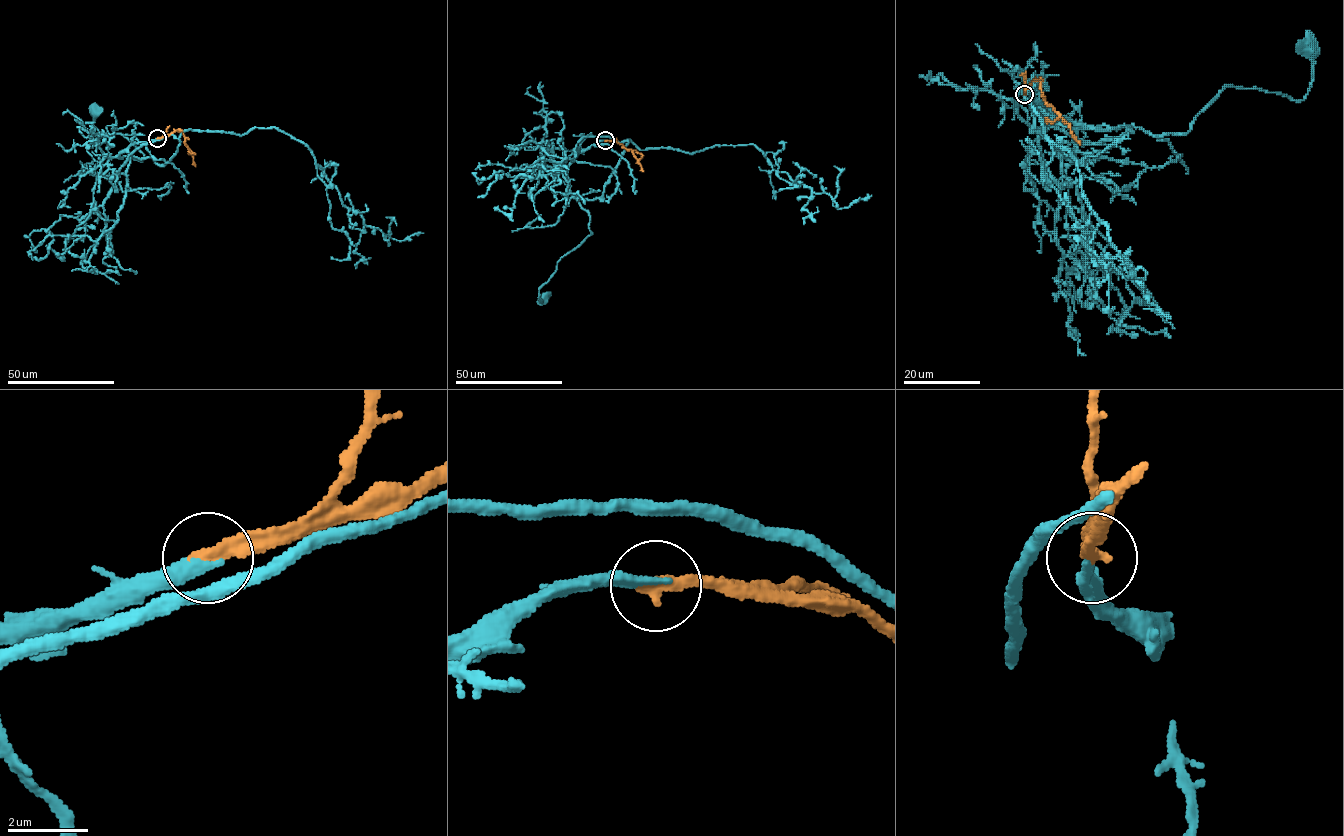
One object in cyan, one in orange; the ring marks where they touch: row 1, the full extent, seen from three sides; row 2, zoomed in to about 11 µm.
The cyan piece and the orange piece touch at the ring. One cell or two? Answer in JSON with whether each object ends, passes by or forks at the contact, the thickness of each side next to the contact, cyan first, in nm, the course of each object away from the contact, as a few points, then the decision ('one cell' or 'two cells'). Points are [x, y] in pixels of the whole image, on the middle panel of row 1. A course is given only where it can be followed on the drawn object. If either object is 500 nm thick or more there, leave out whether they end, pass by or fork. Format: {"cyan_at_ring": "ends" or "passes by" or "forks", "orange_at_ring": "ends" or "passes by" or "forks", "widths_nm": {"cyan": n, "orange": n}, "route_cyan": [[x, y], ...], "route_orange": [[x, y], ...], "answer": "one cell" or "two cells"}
{"cyan_at_ring": "ends", "orange_at_ring": "ends", "widths_nm": {"cyan": 300, "orange": 400}, "route_cyan": [[605, 140], [581, 151], [569, 166], [569, 190], [588, 212], [592, 233], [558, 261], [539, 288], [543, 299]], "route_orange": [[605, 140], [616, 141], [633, 151], [643, 172]], "answer": "one cell"}

